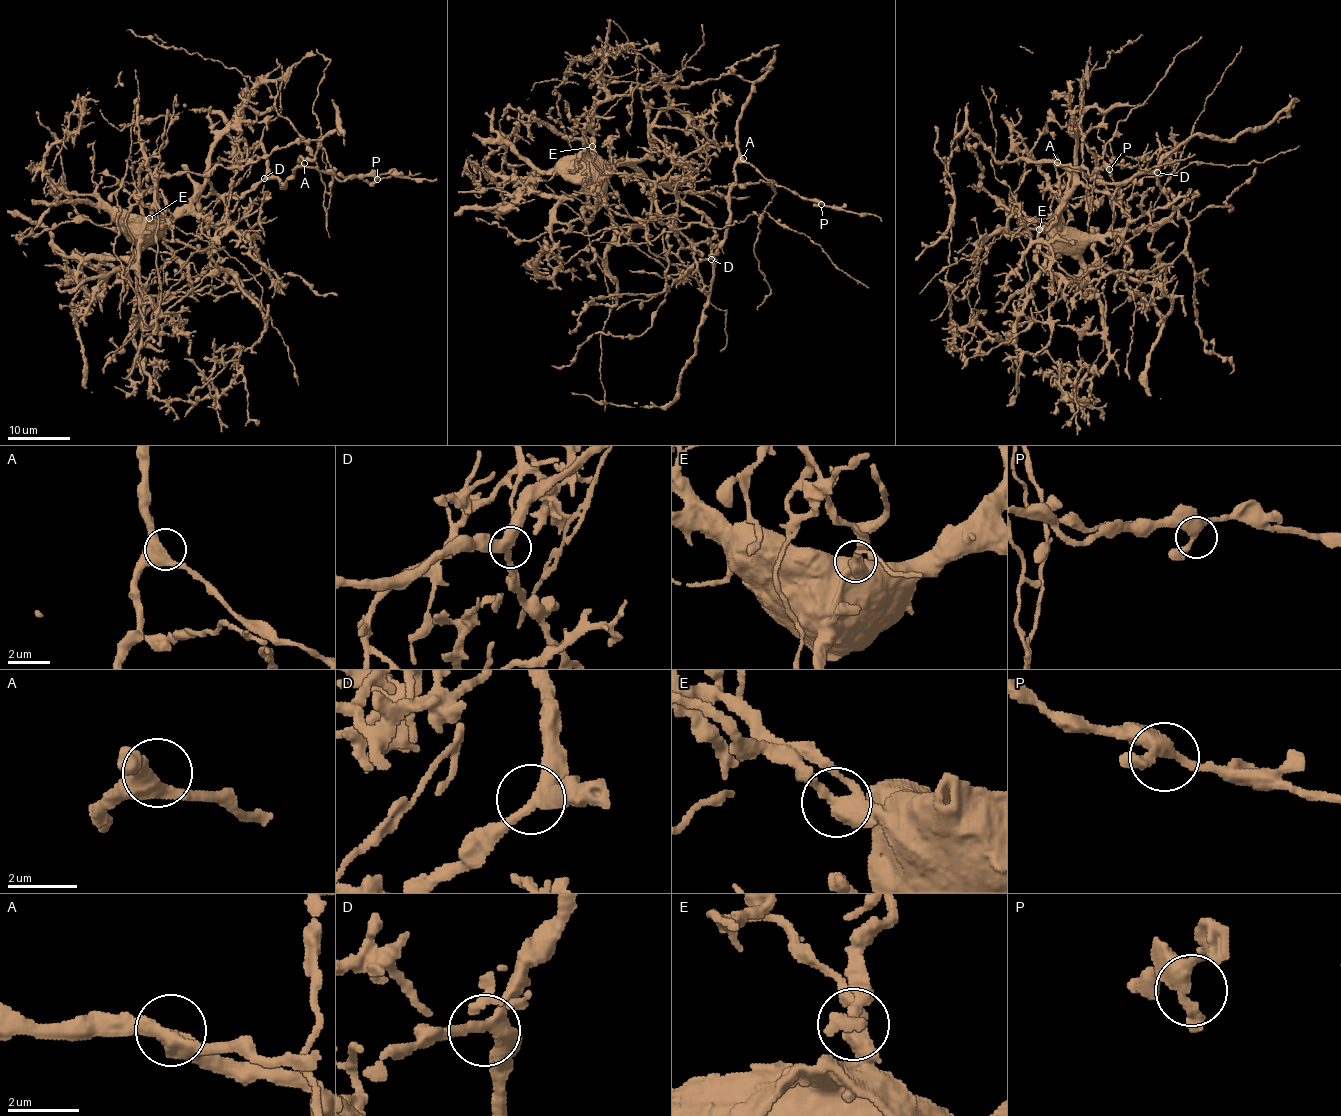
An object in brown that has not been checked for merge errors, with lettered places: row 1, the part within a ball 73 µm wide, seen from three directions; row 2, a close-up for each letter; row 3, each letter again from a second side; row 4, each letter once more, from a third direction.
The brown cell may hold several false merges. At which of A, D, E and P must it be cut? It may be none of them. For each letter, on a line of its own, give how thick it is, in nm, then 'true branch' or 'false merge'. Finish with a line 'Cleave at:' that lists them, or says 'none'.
A: calibre 400 nm; true branch
D: calibre 360 nm; true branch
E: calibre 360 nm; false merge
P: calibre 360 nm; true branch
Cleave at: E

